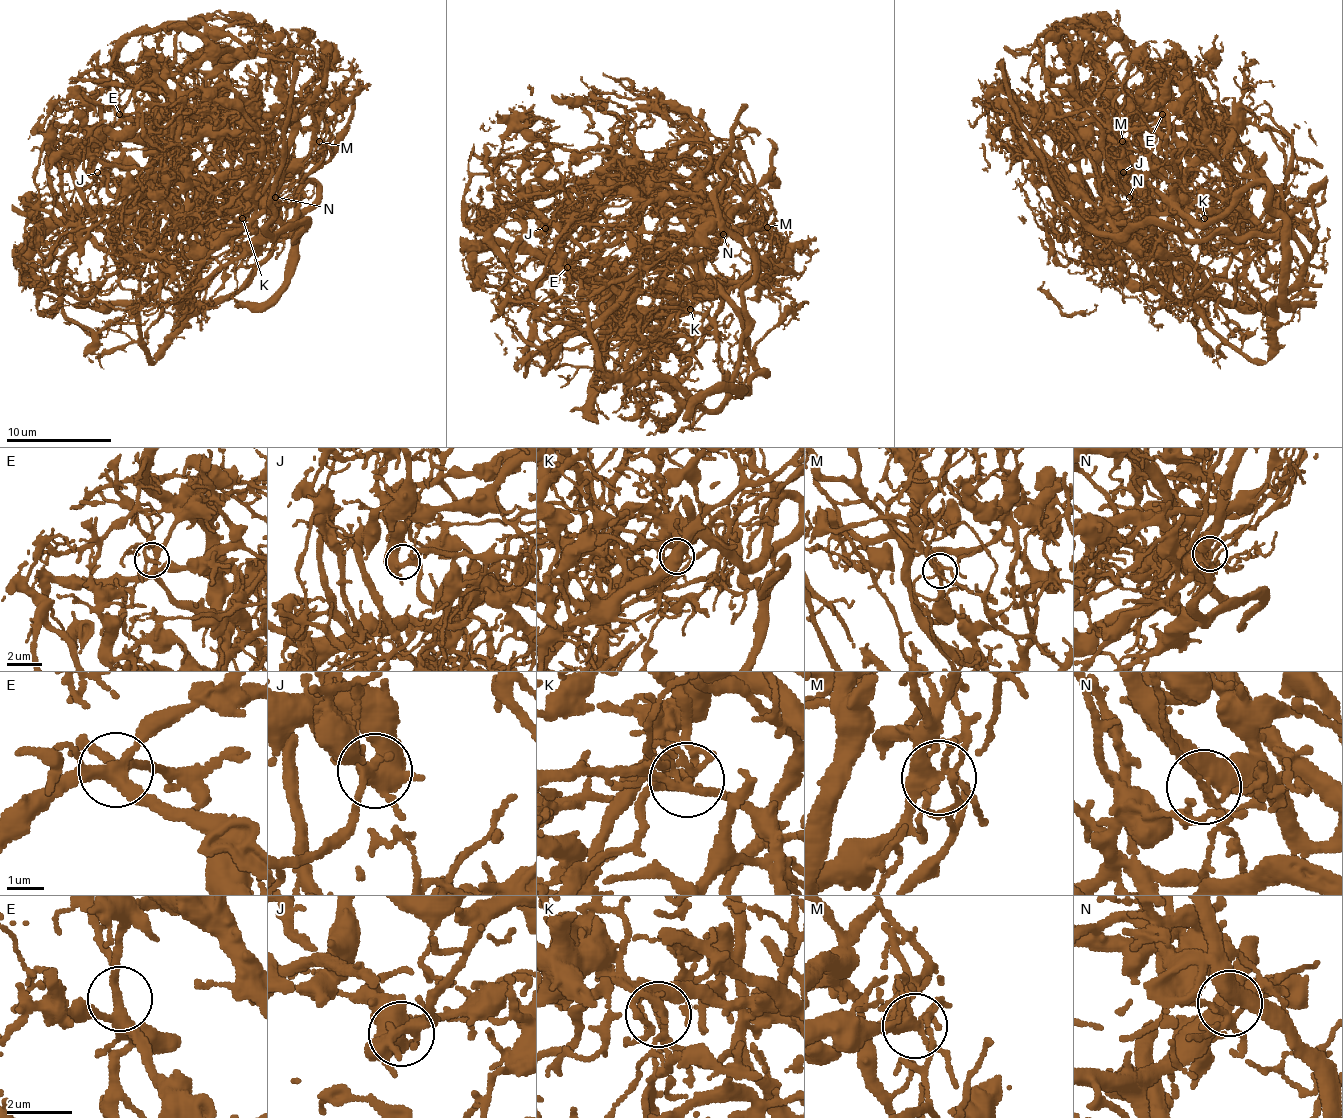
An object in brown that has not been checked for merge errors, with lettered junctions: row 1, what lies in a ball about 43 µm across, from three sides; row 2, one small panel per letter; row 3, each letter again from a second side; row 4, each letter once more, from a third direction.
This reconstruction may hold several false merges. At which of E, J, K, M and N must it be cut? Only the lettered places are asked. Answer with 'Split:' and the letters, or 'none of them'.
Split: K, M, N

